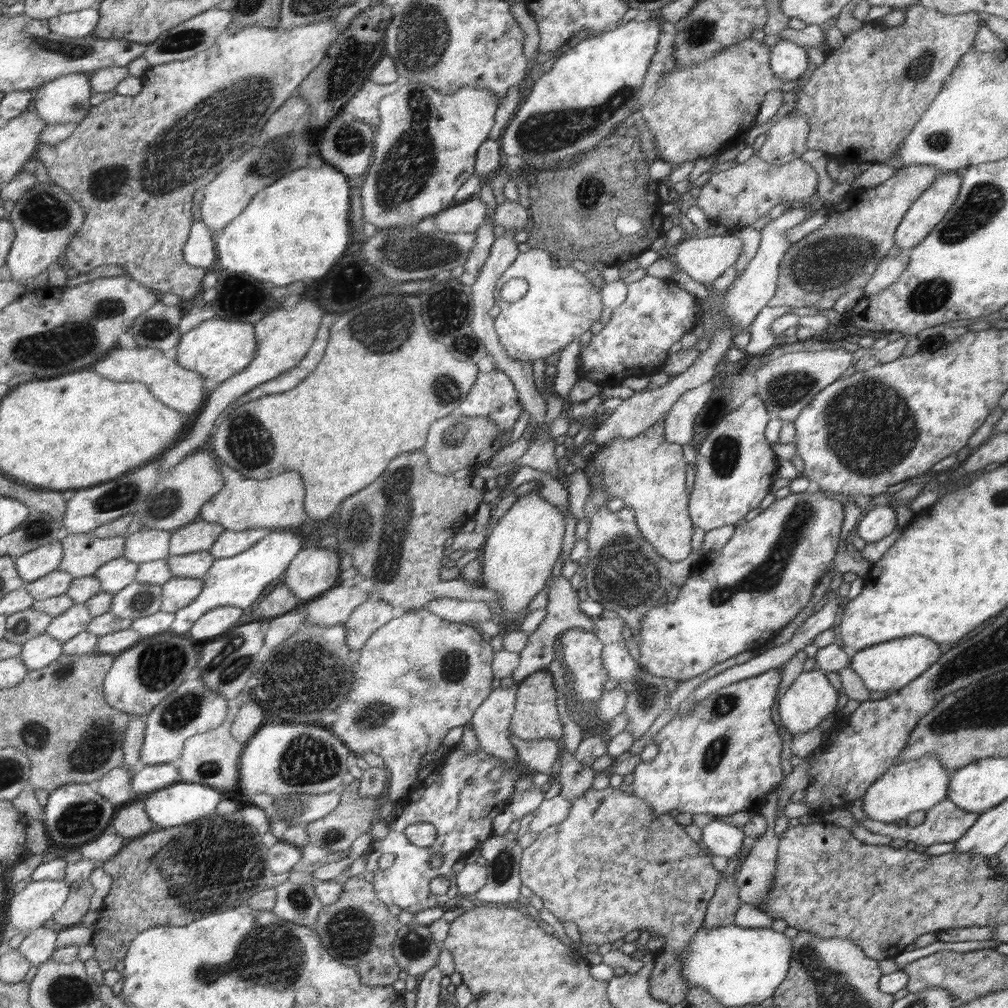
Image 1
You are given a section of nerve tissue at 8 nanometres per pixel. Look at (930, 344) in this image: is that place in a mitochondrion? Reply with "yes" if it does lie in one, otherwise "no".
no

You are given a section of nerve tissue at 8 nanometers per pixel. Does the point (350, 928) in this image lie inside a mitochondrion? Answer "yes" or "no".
yes

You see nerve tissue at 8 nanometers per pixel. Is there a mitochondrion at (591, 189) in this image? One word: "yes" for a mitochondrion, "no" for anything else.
yes

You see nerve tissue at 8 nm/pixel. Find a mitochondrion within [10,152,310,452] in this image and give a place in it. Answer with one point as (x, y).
(44, 210)

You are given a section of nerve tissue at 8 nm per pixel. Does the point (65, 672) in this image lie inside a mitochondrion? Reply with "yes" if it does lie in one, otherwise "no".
yes

